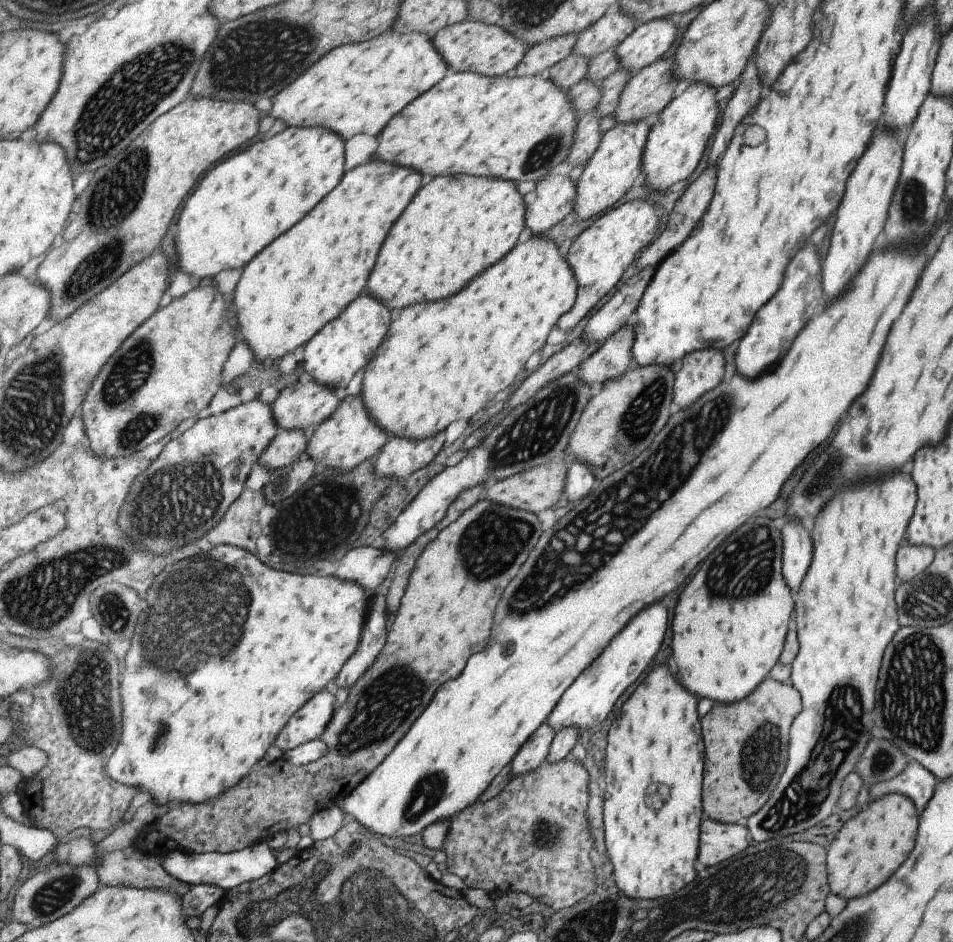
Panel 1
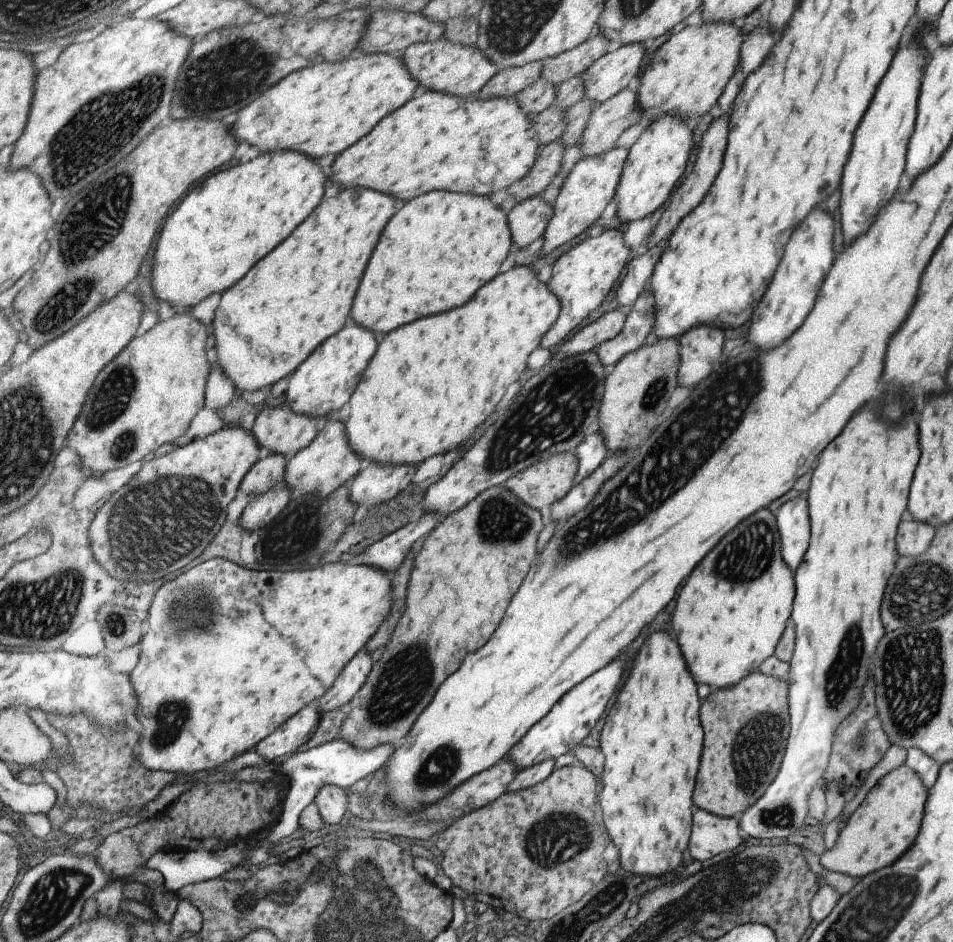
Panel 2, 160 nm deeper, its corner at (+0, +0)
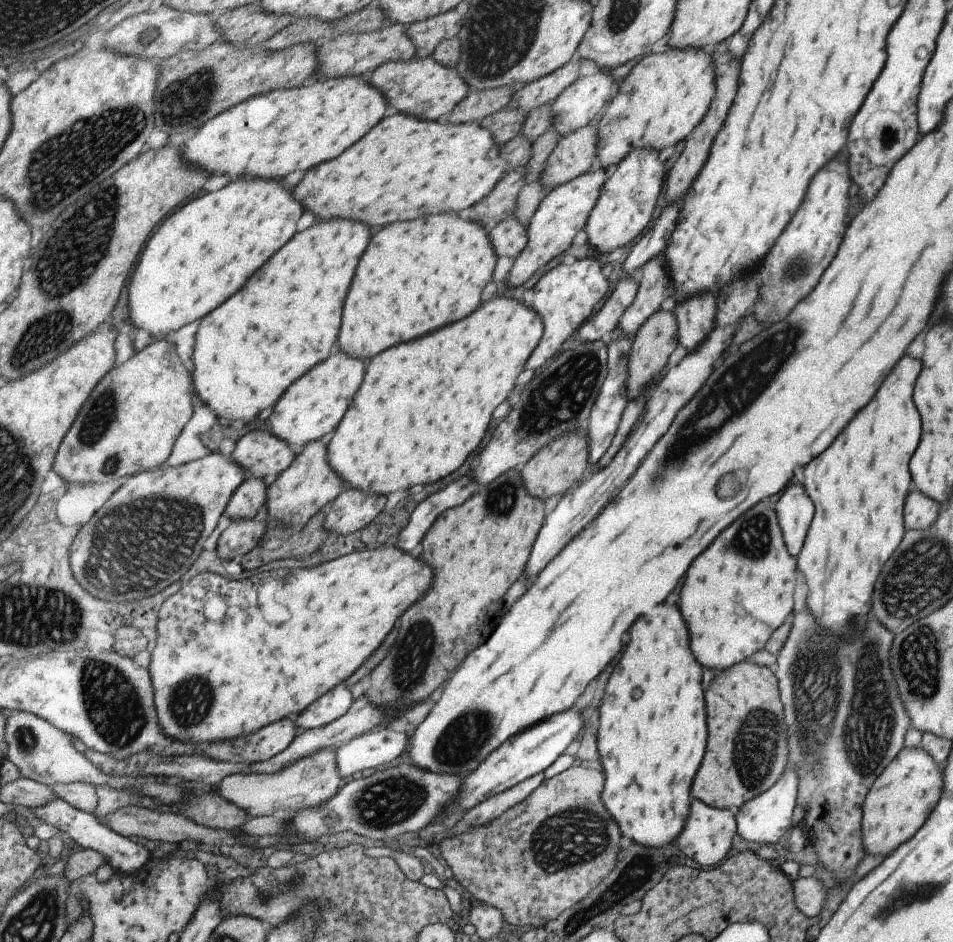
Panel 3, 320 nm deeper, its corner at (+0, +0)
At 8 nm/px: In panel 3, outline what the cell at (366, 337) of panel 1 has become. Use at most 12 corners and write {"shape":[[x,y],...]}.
{"shape":[[337,350],[273,406],[270,432],[301,450],[336,430],[366,360]]}

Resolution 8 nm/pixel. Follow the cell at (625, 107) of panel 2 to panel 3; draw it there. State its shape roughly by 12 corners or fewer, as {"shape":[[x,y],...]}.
{"shape":[[591,121],[558,142],[540,176],[551,192],[593,170]]}

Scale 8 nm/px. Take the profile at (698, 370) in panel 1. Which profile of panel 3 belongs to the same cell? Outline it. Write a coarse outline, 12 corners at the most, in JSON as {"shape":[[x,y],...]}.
{"shape":[[701,292],[675,303],[676,337],[687,353],[707,336],[715,300]]}

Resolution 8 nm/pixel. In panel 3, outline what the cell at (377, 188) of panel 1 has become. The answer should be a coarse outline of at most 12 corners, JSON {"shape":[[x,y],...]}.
{"shape":[[297,233],[201,320],[192,386],[253,422],[325,362],[371,240]]}

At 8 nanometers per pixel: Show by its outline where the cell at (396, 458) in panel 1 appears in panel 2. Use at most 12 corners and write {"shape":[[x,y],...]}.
{"shape":[[363,462],[350,499],[373,508],[401,494],[418,465]]}

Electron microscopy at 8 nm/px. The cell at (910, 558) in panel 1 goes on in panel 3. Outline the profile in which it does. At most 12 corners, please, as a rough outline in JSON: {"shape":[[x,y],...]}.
{"shape":[[911,490],[903,524],[927,528],[937,516],[937,502]]}

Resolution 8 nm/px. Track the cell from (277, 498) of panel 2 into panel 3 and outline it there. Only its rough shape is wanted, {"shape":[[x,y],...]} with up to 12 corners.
{"shape":[[232,522],[218,538],[223,561],[245,556],[259,544],[266,524]]}

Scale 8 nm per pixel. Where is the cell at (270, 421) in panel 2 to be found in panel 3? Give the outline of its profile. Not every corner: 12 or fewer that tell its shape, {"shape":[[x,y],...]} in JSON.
{"shape":[[269,431],[247,433],[232,461],[271,486],[299,449]]}

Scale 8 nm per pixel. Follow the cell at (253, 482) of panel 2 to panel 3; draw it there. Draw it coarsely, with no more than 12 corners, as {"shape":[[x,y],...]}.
{"shape":[[247,478],[233,494],[226,516],[255,519],[266,506],[268,485]]}

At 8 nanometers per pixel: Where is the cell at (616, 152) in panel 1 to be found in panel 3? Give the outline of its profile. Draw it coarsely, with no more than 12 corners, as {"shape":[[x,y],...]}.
{"shape":[[609,171],[553,189],[502,283],[512,290],[567,252]]}

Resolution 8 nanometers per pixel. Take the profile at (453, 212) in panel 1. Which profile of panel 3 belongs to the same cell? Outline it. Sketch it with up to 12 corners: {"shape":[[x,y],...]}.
{"shape":[[480,223],[375,234],[340,352],[369,362],[473,314],[497,264]]}

